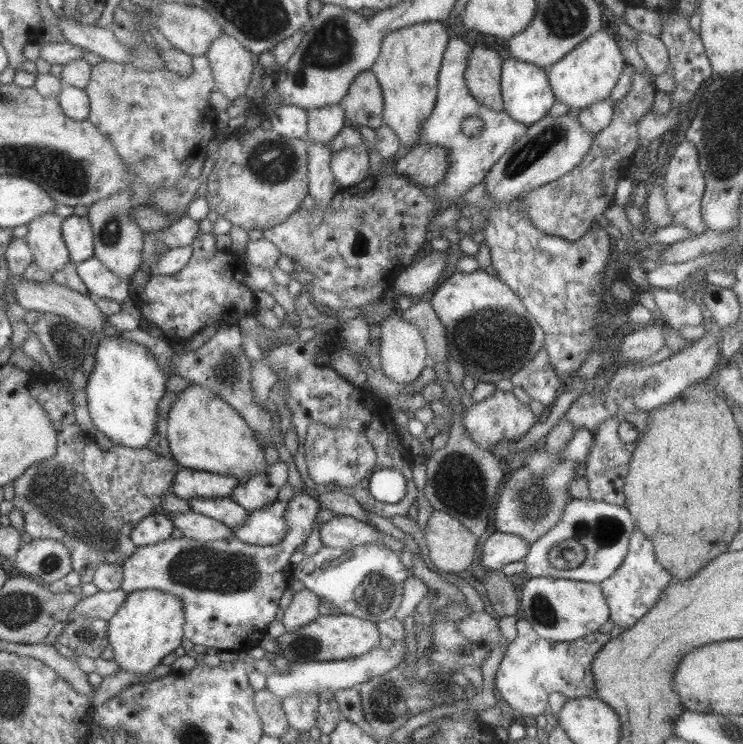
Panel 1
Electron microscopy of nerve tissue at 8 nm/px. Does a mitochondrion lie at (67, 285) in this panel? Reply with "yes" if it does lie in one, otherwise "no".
no

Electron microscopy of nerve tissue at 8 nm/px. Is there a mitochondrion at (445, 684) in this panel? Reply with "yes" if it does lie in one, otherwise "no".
no

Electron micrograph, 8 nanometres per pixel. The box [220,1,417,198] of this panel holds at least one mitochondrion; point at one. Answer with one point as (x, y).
(332, 46)

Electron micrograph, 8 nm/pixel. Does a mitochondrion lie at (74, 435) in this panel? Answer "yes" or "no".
no

